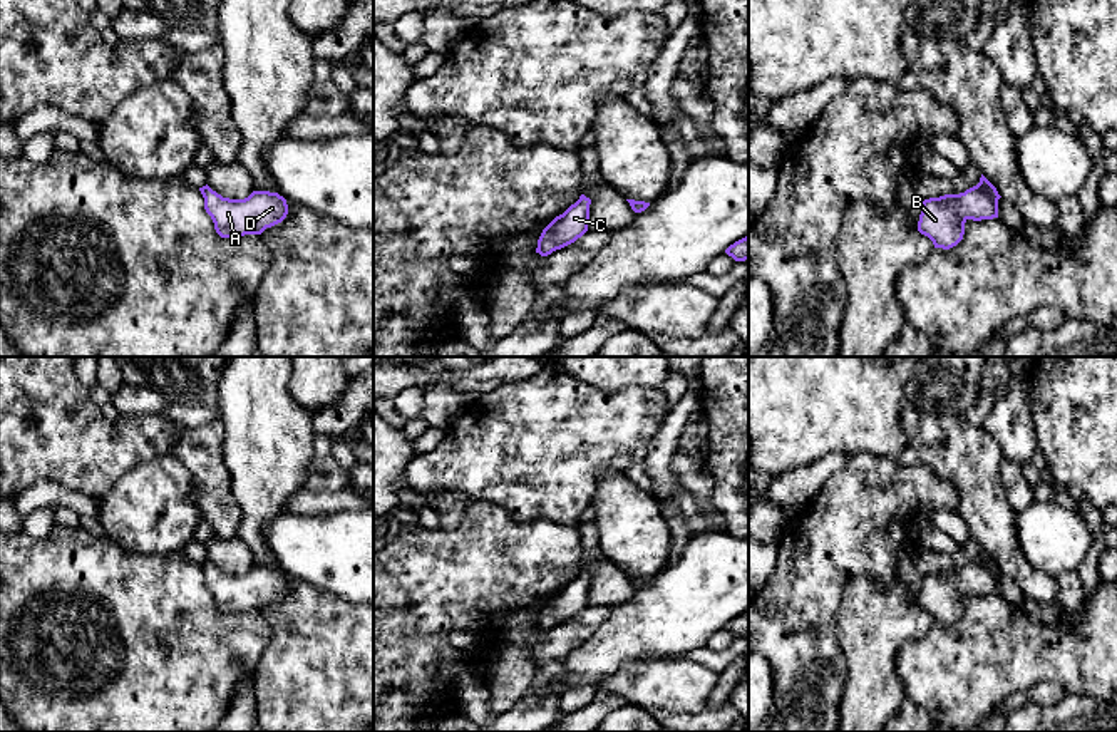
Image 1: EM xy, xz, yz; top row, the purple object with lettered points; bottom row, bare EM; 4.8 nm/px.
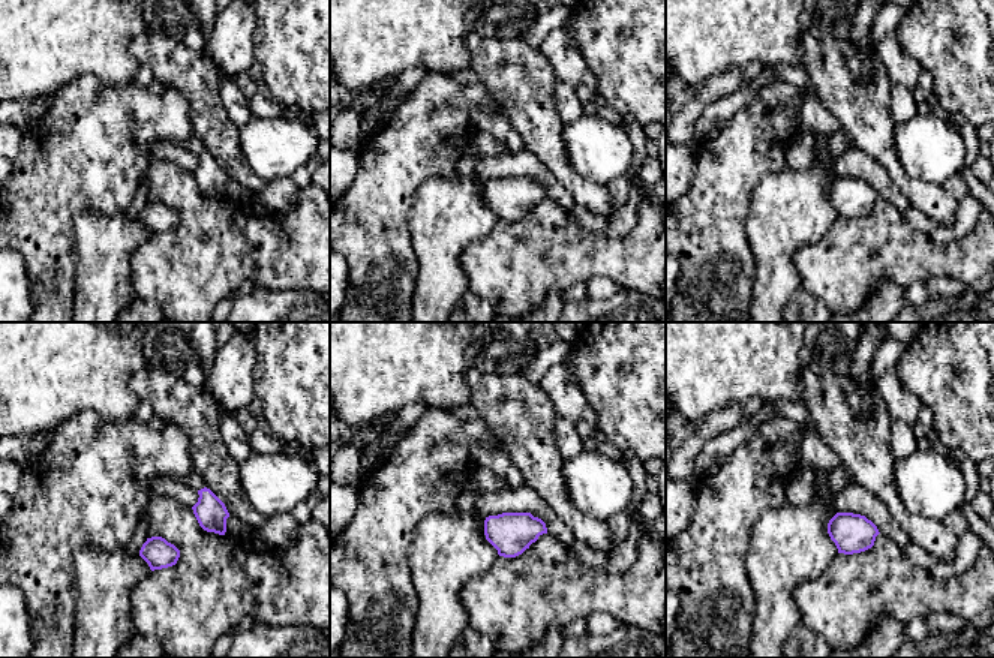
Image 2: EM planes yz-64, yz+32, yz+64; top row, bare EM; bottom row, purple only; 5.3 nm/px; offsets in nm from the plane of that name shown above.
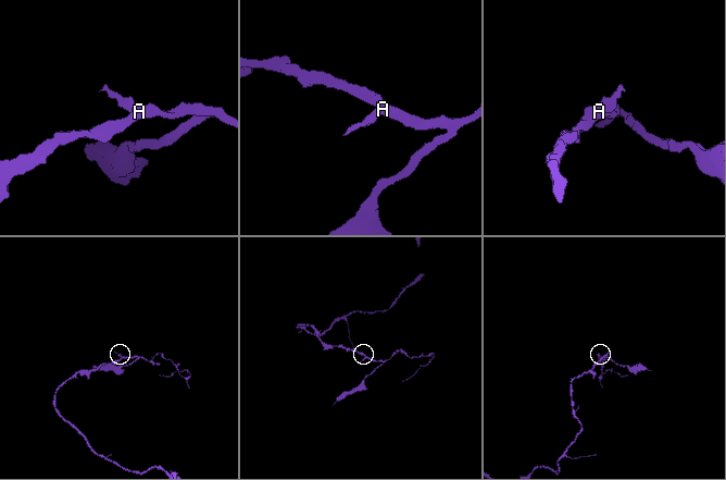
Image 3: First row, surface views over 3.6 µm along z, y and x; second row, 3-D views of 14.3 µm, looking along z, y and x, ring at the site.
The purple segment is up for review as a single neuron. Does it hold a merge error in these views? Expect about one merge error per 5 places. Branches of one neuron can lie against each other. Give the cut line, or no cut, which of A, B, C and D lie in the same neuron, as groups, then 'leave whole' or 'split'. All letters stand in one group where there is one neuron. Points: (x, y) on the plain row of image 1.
cut none; groups A B C D; leave whole

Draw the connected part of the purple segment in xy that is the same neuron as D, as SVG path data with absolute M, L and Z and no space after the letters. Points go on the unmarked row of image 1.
M208 559L199 563L204 585L221 613L261 610L266 603L281 598L288 590L283 571L270 566L253 566L245 575L223 573Z

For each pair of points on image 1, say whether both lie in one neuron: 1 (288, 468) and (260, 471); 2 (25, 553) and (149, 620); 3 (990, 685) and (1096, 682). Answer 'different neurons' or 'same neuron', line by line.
1: same neuron
2: same neuron
3: same neuron

